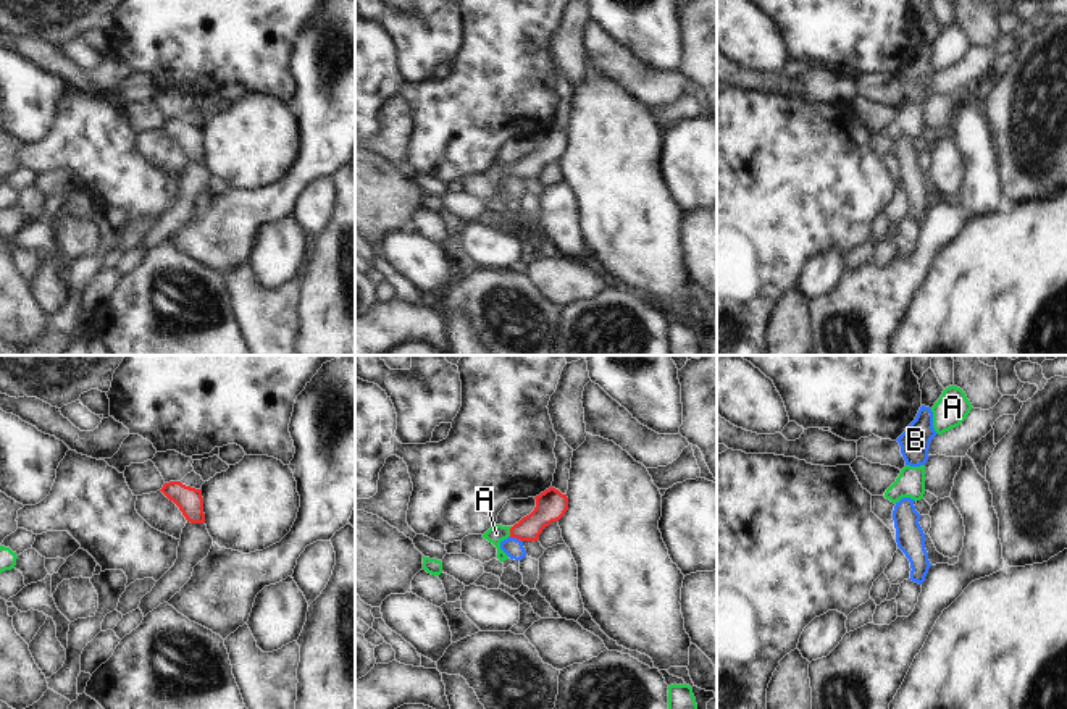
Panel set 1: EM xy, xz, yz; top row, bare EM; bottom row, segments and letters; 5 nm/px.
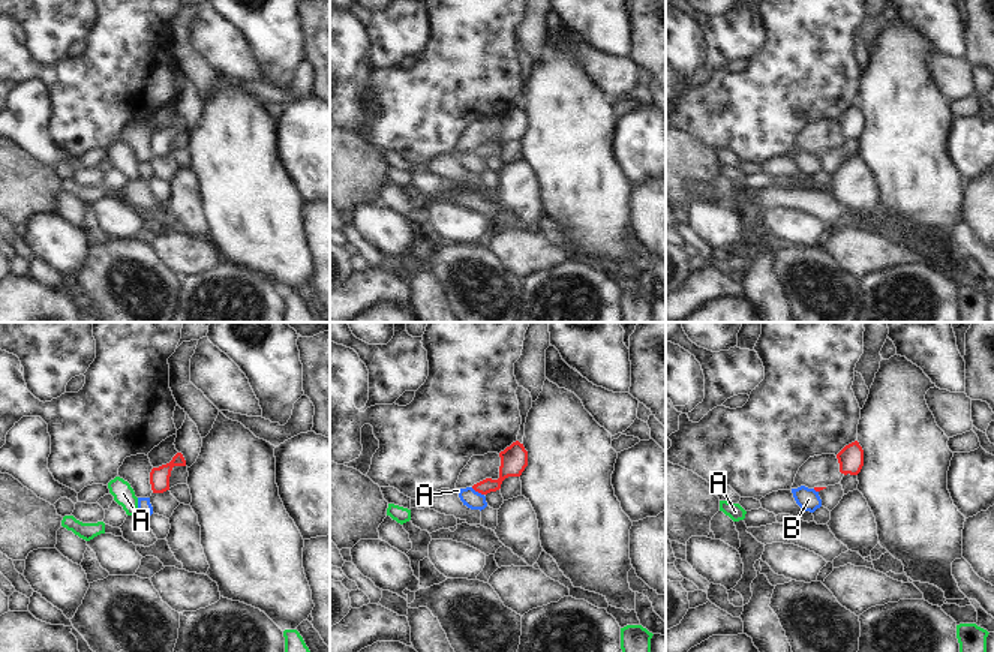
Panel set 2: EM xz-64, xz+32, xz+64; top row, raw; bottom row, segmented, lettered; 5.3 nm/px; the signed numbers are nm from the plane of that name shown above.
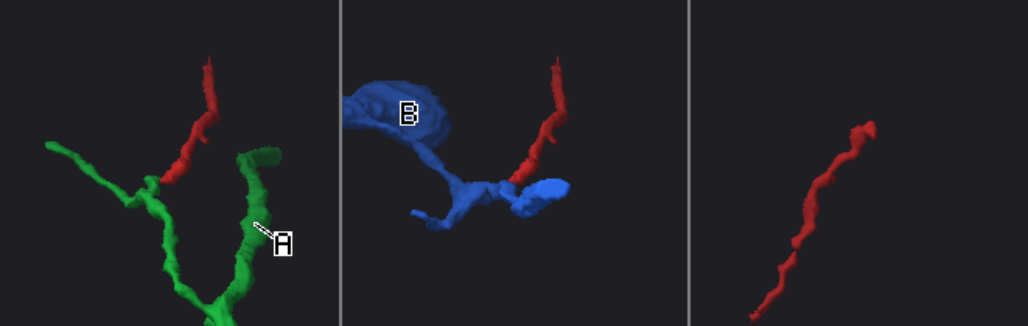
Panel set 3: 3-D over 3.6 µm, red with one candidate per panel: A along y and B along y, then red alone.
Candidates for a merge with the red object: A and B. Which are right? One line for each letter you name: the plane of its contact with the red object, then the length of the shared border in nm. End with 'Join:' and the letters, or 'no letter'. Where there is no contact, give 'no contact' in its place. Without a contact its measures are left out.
A: xz | 50 nm
Join: A

